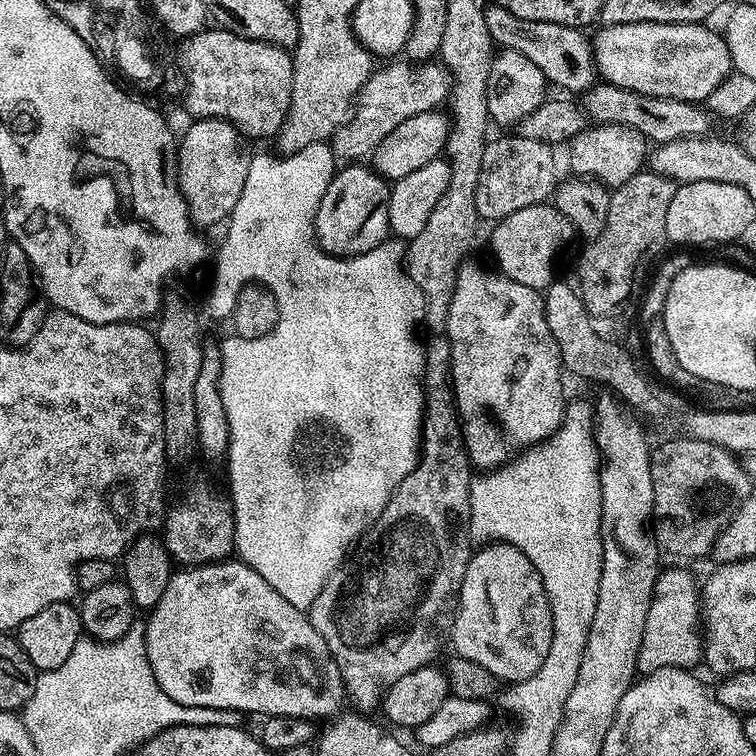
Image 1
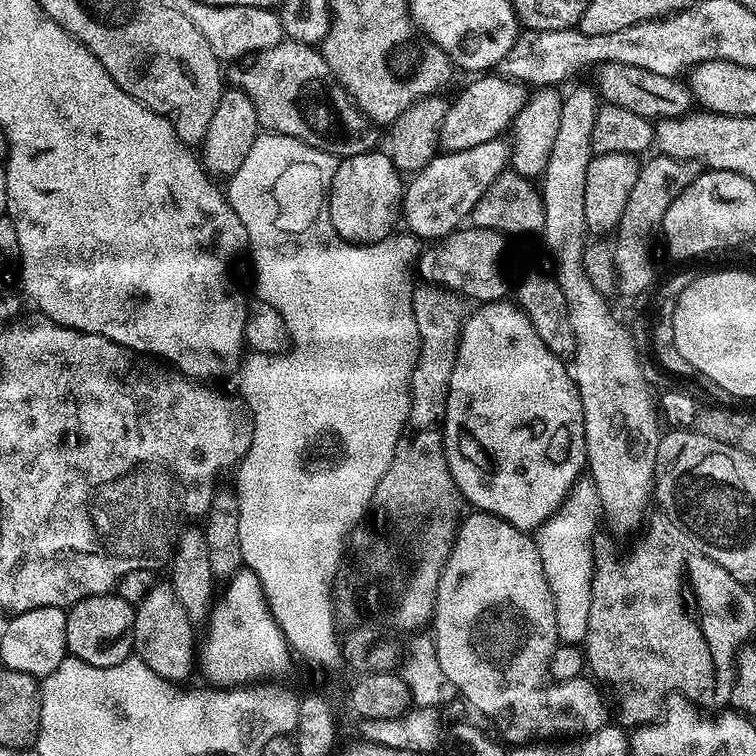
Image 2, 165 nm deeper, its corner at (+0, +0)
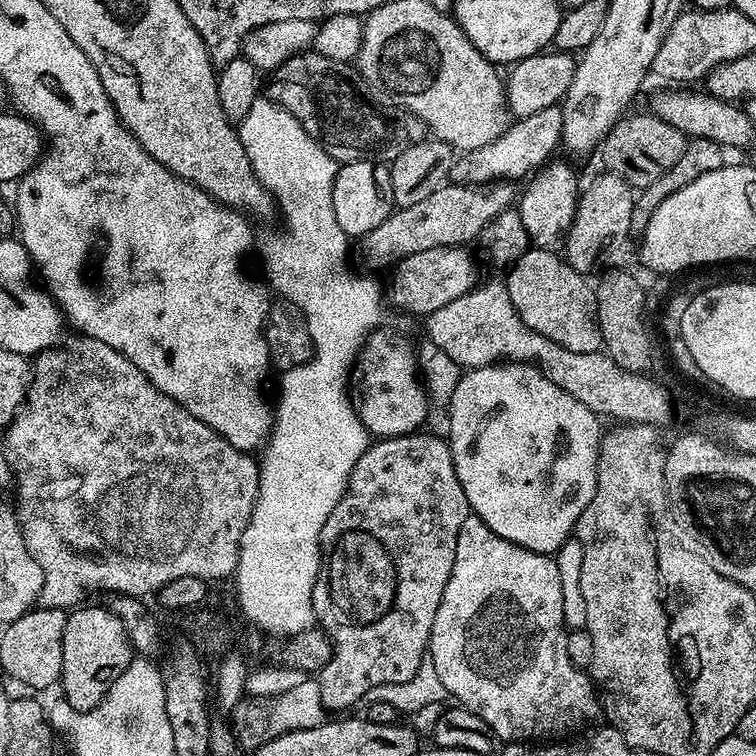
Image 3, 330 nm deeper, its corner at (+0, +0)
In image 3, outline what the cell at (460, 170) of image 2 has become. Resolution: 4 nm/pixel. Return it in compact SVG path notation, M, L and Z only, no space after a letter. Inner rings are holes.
M555 104L546 106L546 110L538 110L538 114L530 114L517 119L514 122L516 124L510 128L505 127L501 131L500 137L494 142L473 152L465 152L459 157L459 179L463 183L473 186L487 186L493 182L517 182L516 180L520 179L523 181L529 174L543 169L551 161L548 159L551 158L552 151L561 147L563 118L563 107L560 104Z

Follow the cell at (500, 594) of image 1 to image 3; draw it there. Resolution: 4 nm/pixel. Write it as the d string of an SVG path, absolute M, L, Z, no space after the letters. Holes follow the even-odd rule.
M470 514L466 518L466 522L462 522L452 573L446 582L446 590L442 594L438 614L434 614L434 626L428 639L430 668L432 664L433 670L436 671L437 682L456 699L453 701L459 707L478 714L478 718L482 718L482 722L486 722L486 726L490 726L490 730L494 730L494 734L502 742L560 742L565 738L575 737L577 734L591 729L597 723L596 719L598 721L601 719L602 709L591 675L585 669L572 665L570 654L566 654L568 634L569 629L565 625L562 614L562 578L558 574L555 559L543 552L526 550L522 546L494 534L494 530L490 530L490 526L486 526L486 522L482 522L476 515Z

